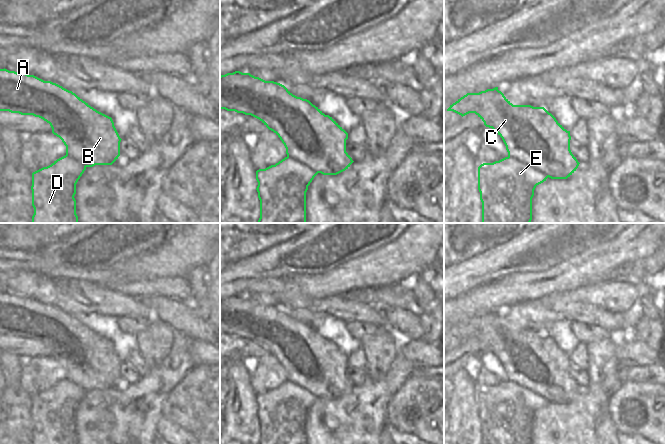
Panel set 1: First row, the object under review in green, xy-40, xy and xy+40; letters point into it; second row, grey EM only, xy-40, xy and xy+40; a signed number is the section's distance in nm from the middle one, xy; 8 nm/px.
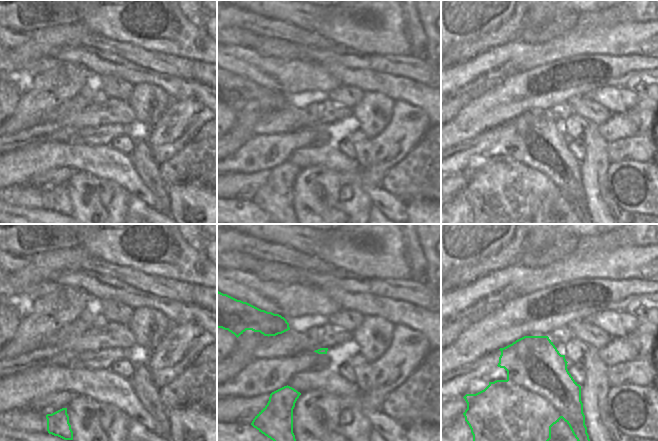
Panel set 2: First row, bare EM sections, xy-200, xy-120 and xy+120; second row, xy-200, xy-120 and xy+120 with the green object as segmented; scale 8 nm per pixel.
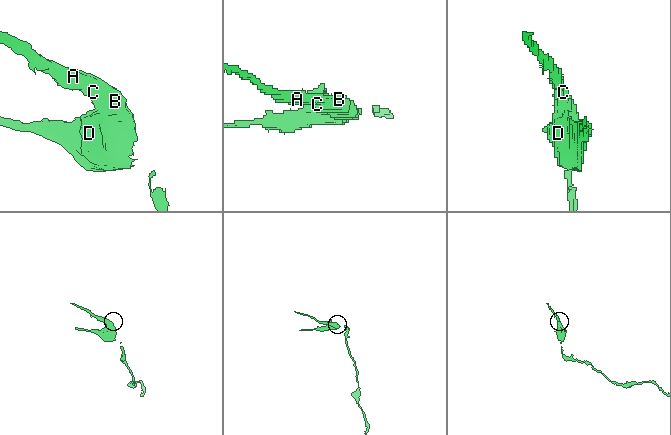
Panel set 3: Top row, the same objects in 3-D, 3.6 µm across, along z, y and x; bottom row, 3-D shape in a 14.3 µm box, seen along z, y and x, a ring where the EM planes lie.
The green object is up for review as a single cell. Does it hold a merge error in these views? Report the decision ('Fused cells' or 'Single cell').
Fused cells.

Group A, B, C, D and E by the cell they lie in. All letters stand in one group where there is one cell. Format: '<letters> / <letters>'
A B C / D E

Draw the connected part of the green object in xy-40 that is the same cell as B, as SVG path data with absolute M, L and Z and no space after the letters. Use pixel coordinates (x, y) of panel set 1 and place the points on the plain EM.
M0 293L0 335L33 339L50 348L66 370L66 379L85 391L112 389L120 380L121 362L111 341L97 335L72 315L34 299Z

